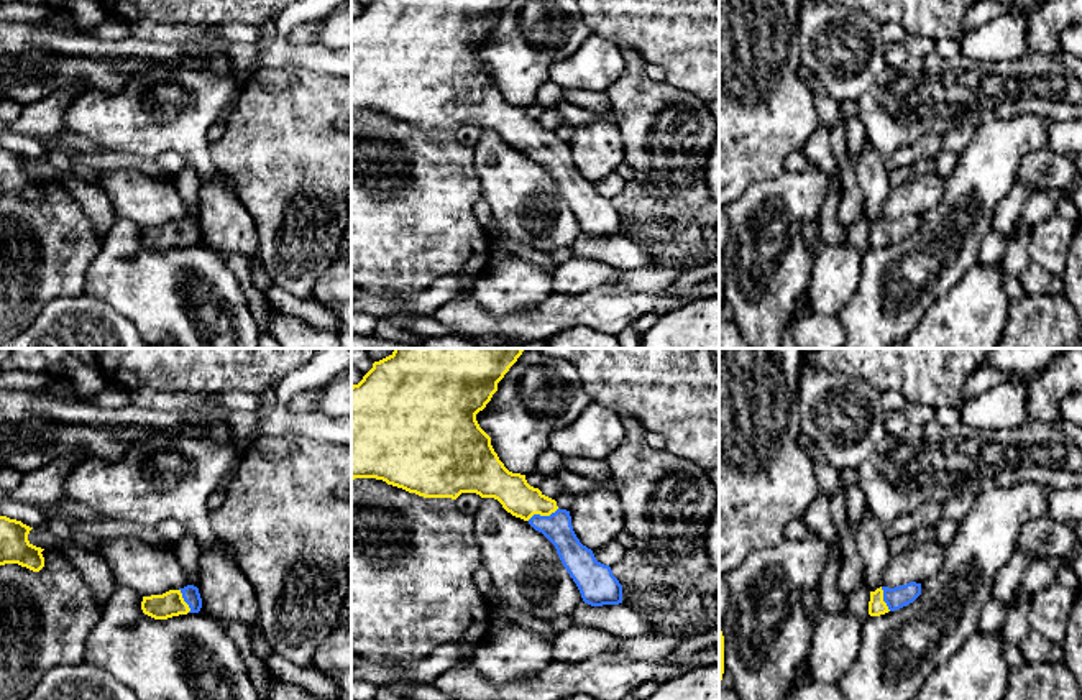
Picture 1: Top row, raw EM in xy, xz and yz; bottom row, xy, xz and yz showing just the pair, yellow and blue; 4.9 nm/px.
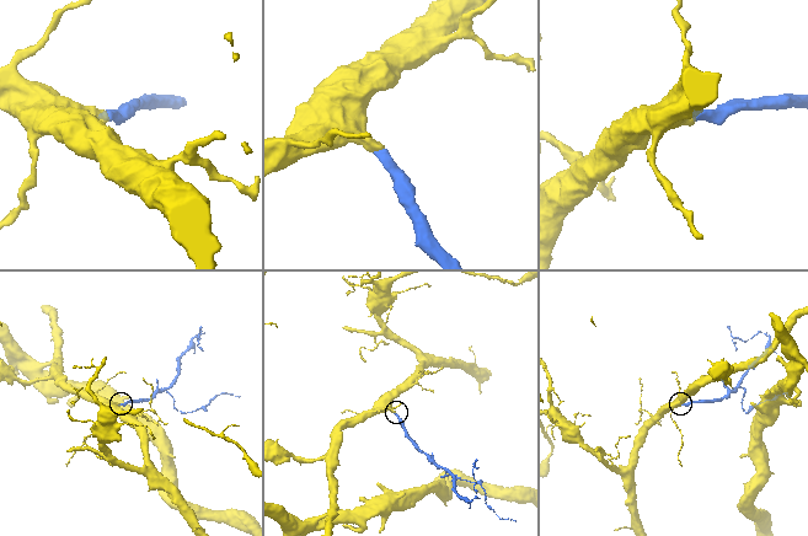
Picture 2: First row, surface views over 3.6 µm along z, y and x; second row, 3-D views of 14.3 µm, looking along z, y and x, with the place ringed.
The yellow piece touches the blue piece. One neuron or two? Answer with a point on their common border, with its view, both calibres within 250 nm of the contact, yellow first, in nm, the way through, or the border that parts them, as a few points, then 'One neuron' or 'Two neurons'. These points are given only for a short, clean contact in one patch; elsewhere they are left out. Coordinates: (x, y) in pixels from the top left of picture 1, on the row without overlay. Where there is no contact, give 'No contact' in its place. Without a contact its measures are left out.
Touches yellow at xz (542, 147). Thickness 170 nm (yellow) against 150 nm. Path across: xz (511, 122), (542, 147), (557, 160). One neuron

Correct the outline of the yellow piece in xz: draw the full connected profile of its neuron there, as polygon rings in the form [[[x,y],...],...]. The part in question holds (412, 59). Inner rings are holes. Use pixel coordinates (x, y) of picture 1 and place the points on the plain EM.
[[[371,0],[358,16],[351,18],[351,112],[376,110],[424,130],[456,131],[461,125],[476,125],[481,130],[494,130],[507,145],[527,153],[535,163],[542,164],[555,177],[563,199],[576,215],[585,235],[591,238],[619,237],[622,235],[622,217],[612,207],[611,199],[598,194],[593,182],[580,174],[571,158],[570,143],[560,141],[555,131],[545,128],[539,120],[530,118],[525,107],[509,104],[494,84],[491,69],[479,59],[476,53],[476,46],[491,33],[493,26],[497,23],[497,15],[507,3],[509,0]]]

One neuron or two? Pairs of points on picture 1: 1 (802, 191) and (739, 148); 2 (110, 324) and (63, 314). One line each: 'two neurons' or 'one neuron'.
1: two neurons
2: one neuron

